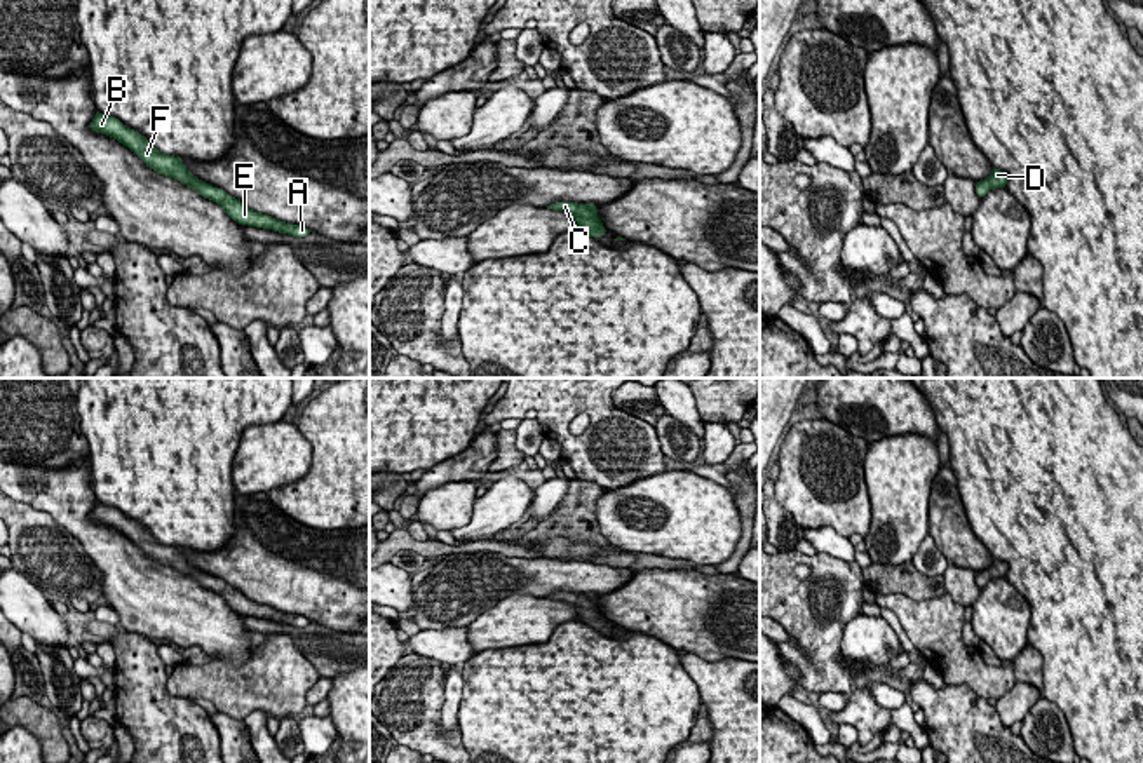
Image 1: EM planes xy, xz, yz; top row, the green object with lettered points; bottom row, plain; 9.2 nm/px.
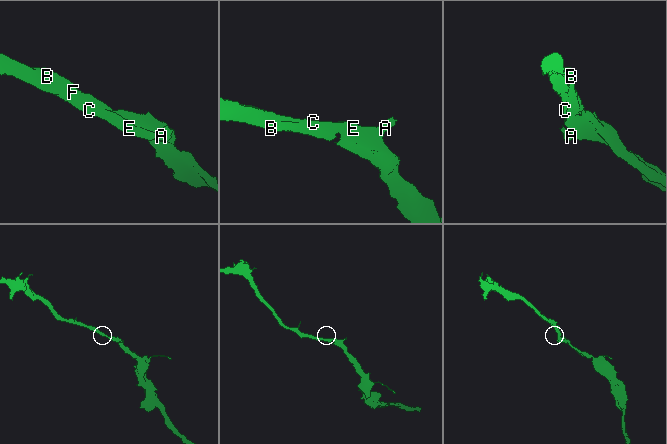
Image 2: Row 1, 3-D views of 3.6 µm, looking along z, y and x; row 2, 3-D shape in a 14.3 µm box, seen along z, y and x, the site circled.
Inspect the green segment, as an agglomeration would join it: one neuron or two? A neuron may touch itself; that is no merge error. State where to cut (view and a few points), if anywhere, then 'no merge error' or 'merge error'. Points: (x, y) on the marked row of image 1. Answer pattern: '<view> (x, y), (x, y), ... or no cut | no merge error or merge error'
no cut | no merge error

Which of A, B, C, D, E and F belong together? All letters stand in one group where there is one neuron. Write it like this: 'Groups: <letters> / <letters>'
Groups: A B C D E F

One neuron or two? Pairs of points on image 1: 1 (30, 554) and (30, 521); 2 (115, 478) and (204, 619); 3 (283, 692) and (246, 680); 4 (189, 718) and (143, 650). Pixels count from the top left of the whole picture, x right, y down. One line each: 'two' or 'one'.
1: one
2: two
3: one
4: one

